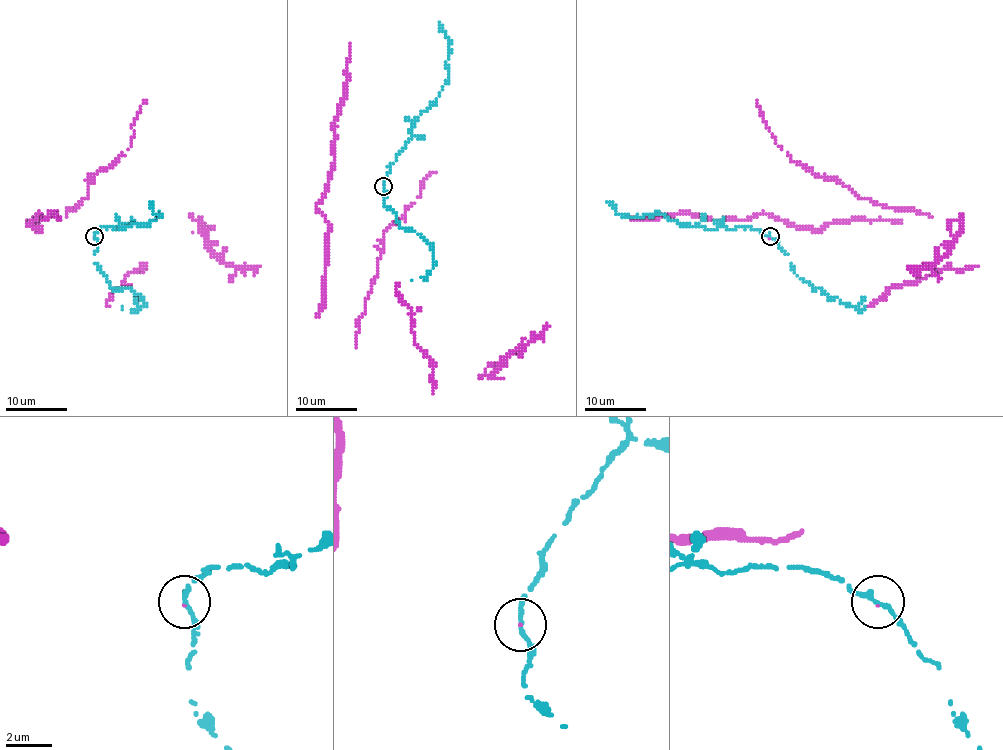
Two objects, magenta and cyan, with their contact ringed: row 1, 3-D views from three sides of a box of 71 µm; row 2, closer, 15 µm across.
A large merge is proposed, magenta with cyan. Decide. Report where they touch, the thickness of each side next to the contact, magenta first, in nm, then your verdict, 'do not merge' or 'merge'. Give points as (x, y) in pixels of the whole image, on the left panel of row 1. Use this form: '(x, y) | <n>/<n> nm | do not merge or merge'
(94, 236) | 50/200 nm | merge

